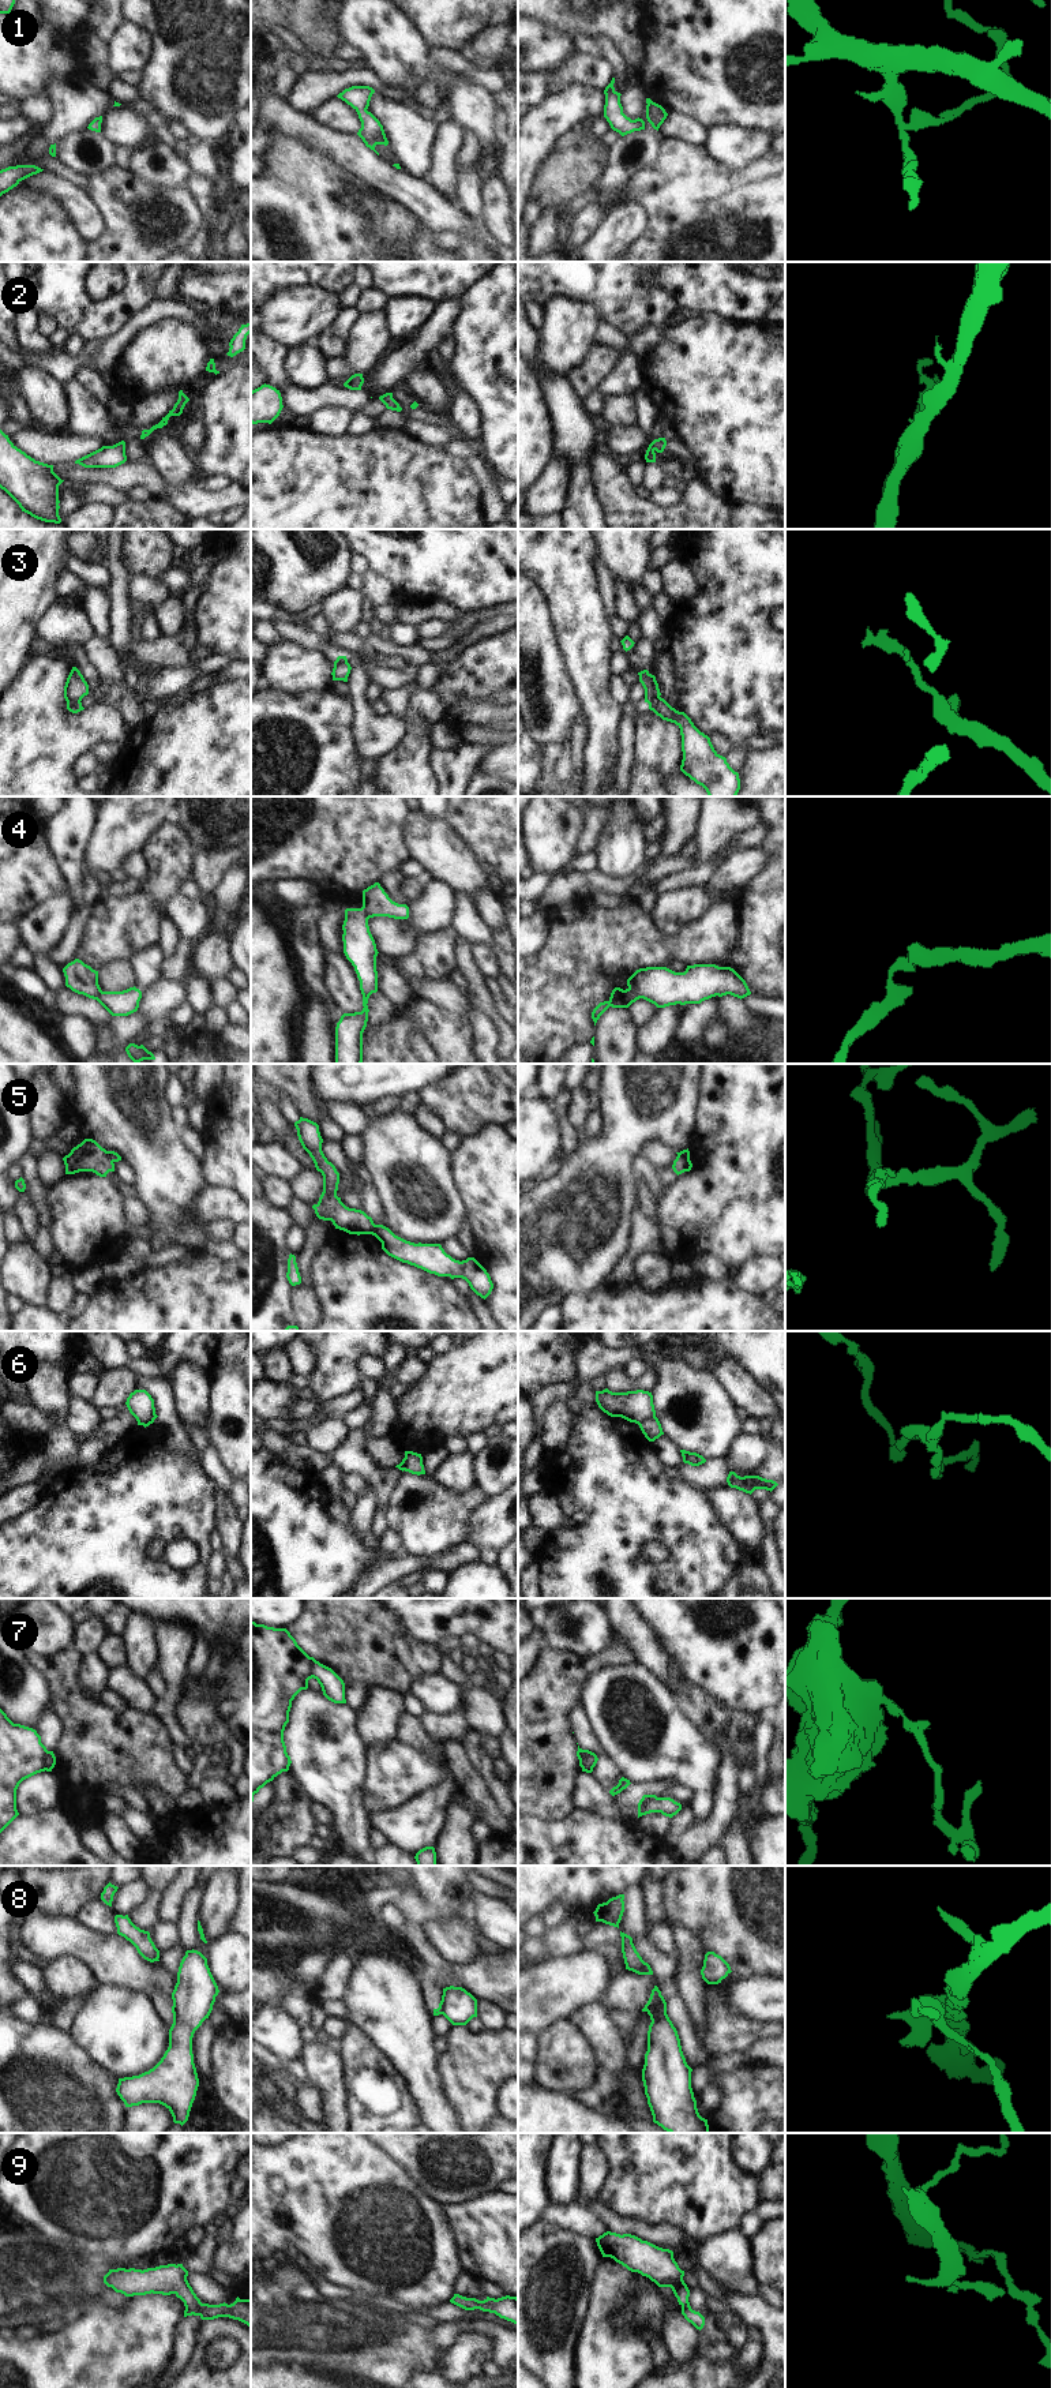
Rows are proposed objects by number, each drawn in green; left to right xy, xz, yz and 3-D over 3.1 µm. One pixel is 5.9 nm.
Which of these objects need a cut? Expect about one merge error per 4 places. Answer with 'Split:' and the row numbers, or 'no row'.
Split: 4, 5, 6, 7, 8

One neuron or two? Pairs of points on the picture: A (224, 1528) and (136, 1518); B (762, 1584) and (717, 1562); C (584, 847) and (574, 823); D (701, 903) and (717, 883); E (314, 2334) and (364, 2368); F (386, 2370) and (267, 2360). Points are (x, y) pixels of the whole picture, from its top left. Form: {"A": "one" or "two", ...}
{"A": "two", "B": "two", "C": "two", "D": "two", "E": "one", "F": "one"}

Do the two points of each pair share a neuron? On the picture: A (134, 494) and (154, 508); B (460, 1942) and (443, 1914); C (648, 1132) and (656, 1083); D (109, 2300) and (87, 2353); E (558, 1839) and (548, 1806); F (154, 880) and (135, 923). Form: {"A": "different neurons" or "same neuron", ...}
{"A": "different neurons", "B": "different neurons", "C": "same neuron", "D": "different neurons", "E": "different neurons", "F": "same neuron"}

